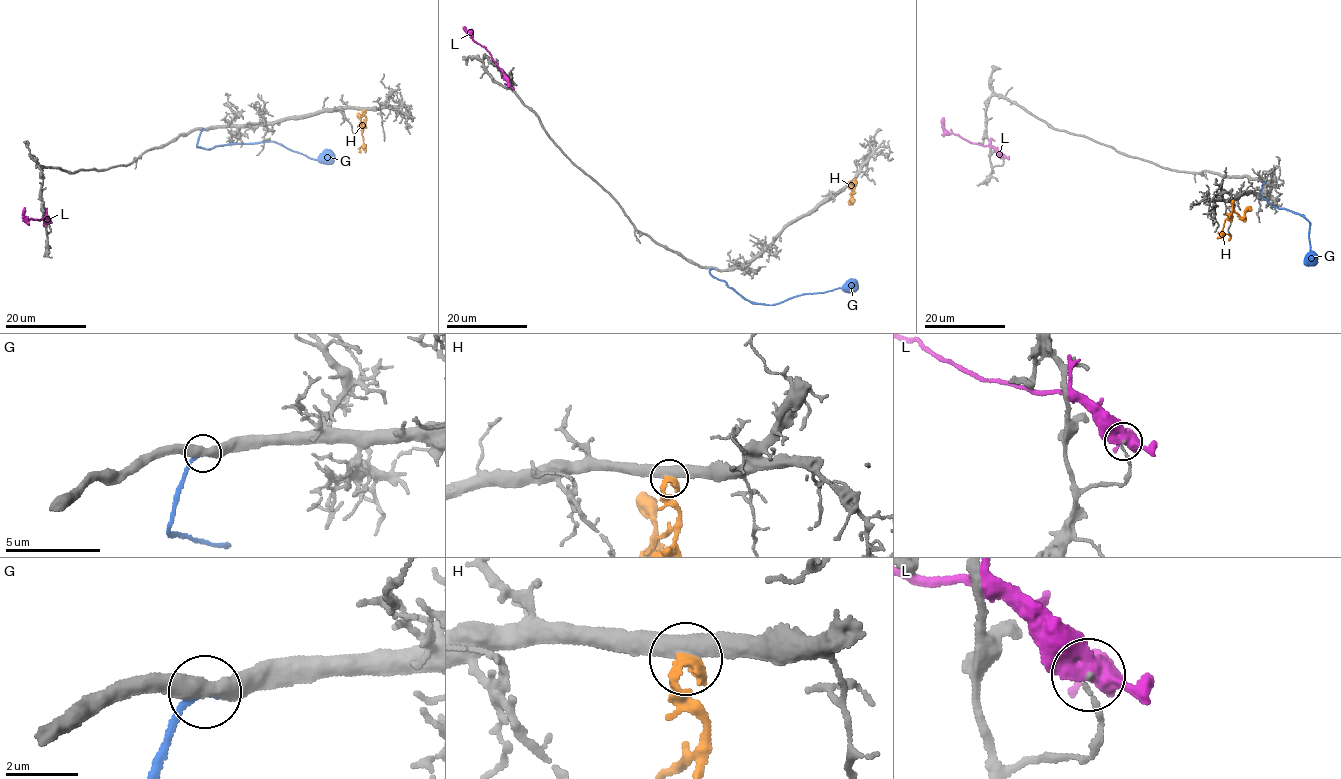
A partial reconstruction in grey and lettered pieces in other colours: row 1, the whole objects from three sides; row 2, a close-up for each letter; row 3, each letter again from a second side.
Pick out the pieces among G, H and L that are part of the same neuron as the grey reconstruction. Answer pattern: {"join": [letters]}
{"join": ["G"]}

